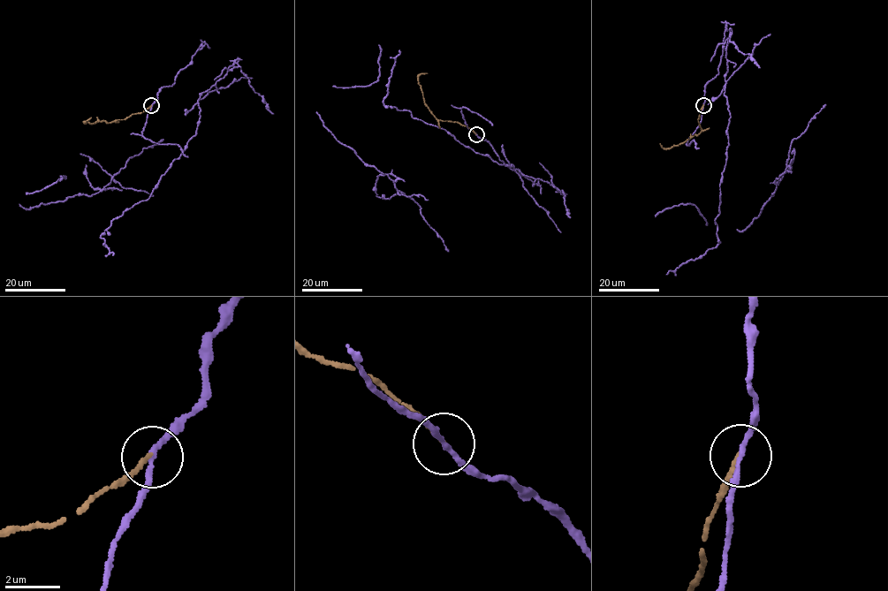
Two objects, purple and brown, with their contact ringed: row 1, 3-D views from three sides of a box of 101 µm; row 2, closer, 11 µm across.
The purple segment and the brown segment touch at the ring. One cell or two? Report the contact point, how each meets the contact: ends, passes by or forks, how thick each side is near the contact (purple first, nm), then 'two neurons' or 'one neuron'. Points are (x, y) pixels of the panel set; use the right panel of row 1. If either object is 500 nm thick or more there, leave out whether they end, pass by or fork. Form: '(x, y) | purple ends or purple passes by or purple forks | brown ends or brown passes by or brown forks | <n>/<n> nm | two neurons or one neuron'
(703, 105) | purple passes by | brown ends | 180/120 nm | two neurons

